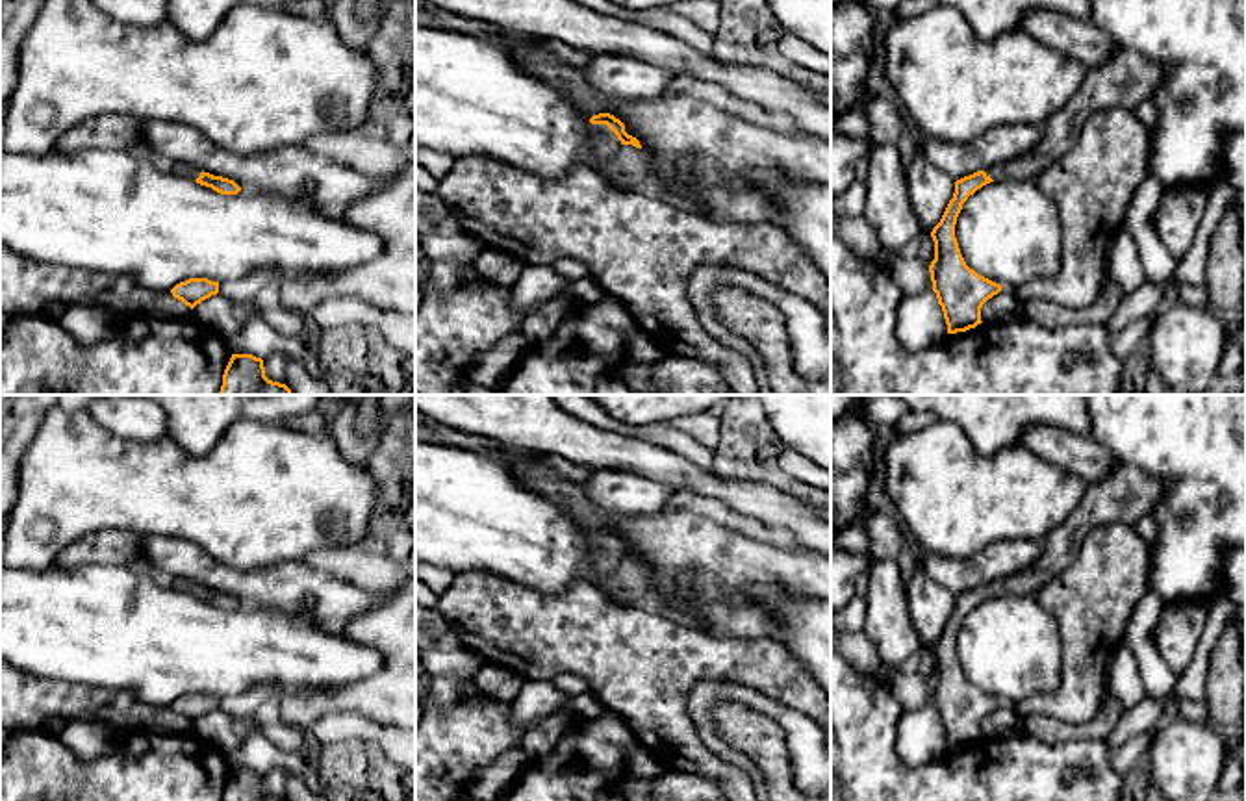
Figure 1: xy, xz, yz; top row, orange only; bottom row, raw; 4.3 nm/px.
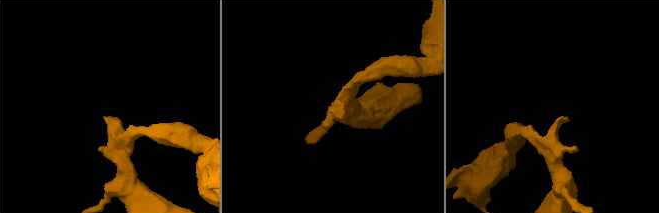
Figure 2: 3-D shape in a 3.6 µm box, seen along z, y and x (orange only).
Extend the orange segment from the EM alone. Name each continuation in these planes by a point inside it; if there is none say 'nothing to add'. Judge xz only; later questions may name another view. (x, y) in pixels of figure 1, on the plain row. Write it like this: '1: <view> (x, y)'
1: xz (625, 583)

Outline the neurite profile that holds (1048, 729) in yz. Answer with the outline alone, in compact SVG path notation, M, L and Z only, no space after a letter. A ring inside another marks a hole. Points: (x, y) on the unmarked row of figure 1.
M1109 693L1092 721L1081 725L1059 723L1055 718L1035 714L1022 719L1022 727L1025 732L1046 744L1074 742L1081 738L1107 738L1122 719L1124 712L1120 701Z

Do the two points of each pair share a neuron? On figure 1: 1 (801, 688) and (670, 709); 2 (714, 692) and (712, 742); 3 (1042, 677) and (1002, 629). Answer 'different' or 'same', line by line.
1: same
2: same
3: same

